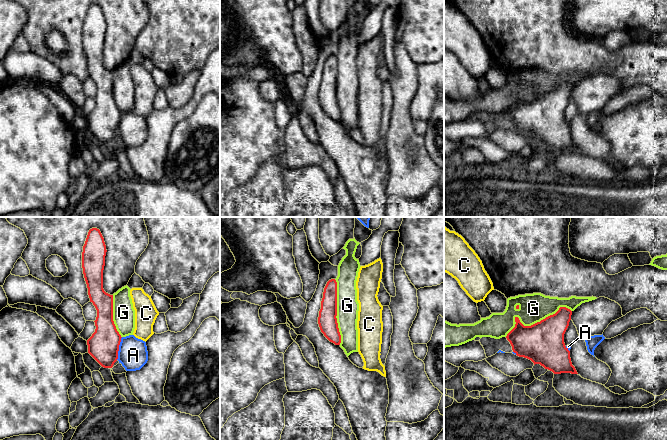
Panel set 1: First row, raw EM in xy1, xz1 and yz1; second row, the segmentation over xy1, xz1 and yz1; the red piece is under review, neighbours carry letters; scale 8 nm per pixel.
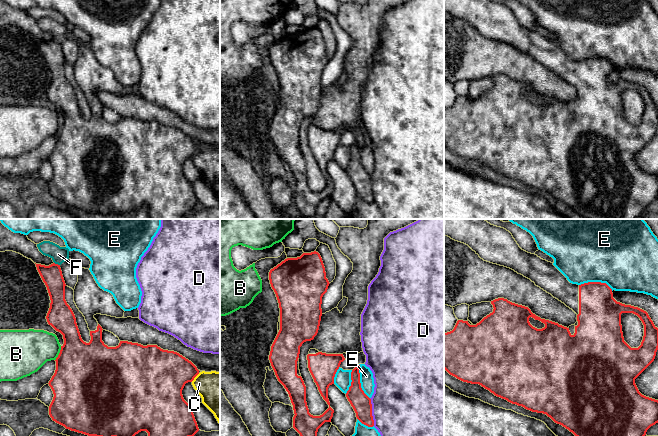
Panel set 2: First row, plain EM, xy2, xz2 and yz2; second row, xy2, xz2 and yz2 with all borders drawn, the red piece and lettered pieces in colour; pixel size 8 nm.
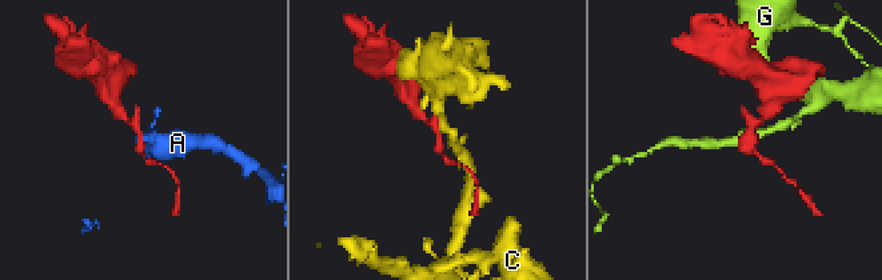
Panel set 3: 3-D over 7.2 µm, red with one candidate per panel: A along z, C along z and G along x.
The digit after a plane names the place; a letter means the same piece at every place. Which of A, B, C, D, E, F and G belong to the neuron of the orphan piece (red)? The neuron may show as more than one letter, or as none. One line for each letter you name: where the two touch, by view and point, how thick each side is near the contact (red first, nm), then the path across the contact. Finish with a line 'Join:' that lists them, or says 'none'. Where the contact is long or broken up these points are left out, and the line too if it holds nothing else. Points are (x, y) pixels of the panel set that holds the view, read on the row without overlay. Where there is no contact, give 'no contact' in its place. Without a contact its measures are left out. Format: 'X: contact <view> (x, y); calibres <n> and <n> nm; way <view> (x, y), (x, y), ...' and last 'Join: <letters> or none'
Join: none

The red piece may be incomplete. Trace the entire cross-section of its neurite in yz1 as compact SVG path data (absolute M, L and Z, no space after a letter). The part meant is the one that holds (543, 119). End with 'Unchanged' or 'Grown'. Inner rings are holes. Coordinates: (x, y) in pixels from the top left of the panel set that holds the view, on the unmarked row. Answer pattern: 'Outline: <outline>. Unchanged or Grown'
Outline: M560 83L555 90L531 102L524 102L515 93L515 103L506 114L517 132L531 136L534 141L540 140L554 150L578 150L564 119L571 91L570 85Z. Unchanged

